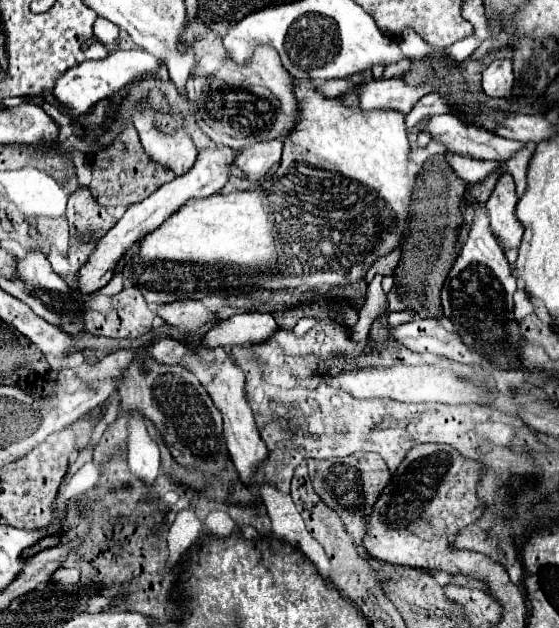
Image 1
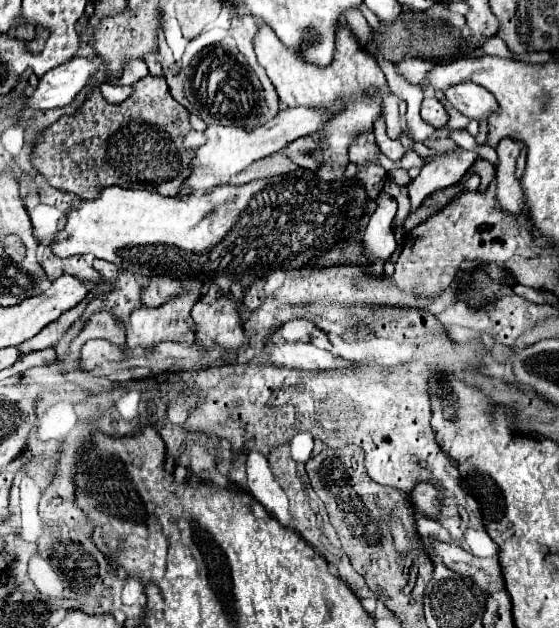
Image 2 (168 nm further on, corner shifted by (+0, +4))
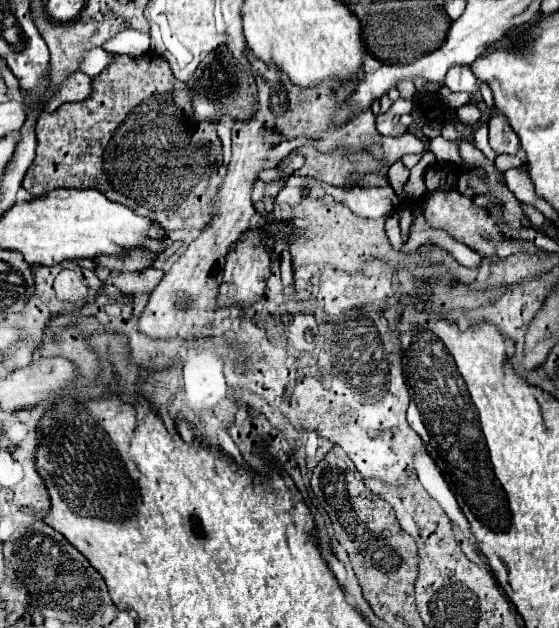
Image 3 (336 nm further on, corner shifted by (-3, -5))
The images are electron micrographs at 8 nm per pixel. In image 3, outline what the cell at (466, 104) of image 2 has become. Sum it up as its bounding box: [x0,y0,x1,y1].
[444,66,480,98]

